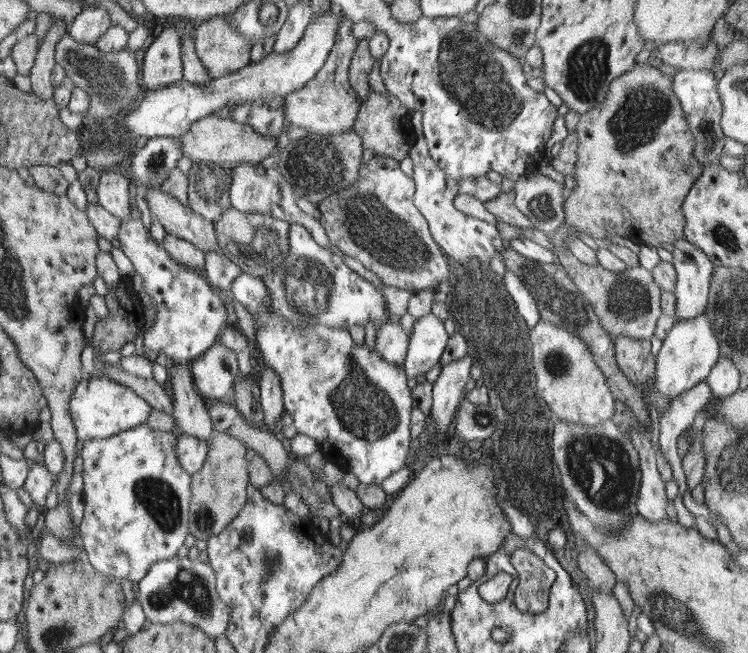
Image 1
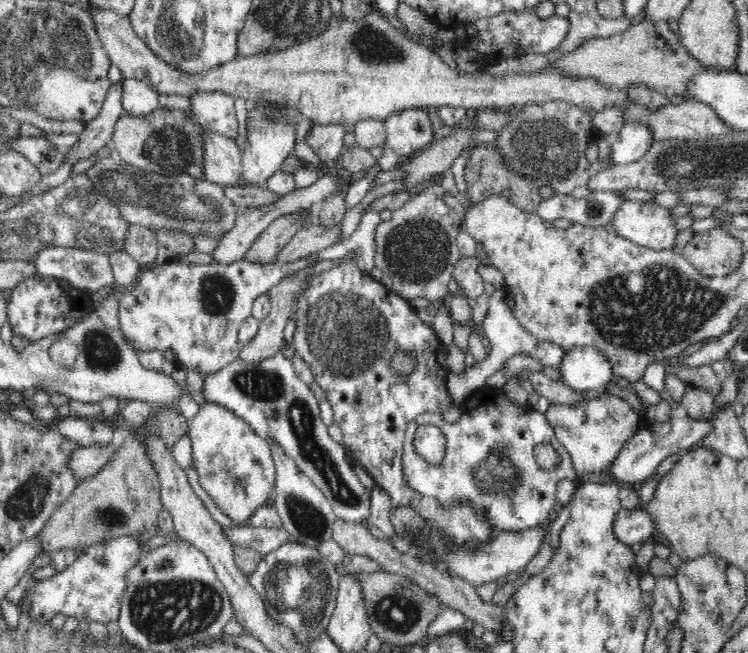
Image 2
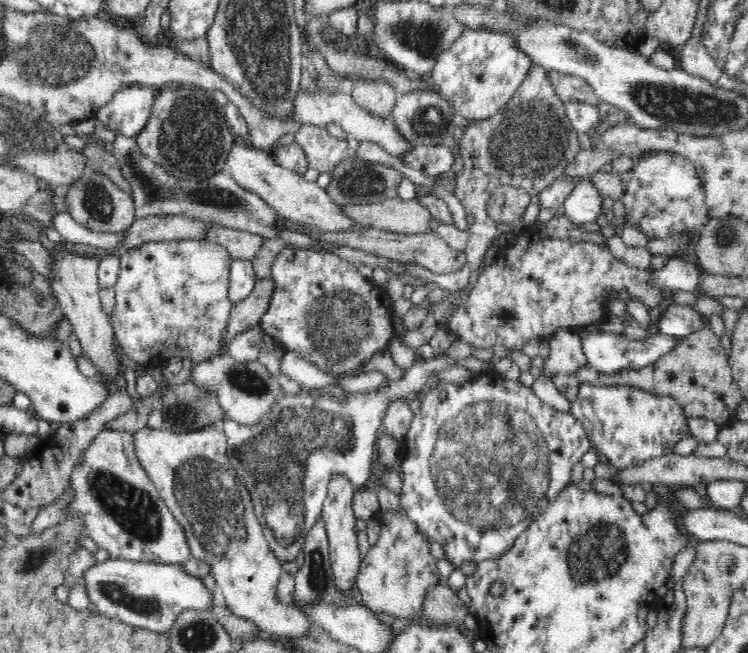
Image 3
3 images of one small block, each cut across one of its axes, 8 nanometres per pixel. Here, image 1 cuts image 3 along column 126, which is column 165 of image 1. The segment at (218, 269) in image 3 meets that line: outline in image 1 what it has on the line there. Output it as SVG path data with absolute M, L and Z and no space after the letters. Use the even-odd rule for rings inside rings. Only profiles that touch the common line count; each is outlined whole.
M141 219L124 220L117 239L121 249L135 268L135 274L141 278L143 292L152 298L156 308L156 322L151 330L144 332L144 350L152 350L166 355L172 363L190 364L212 348L220 336L222 326L228 320L228 310L220 294L208 286L206 276L200 276L198 270L180 264L152 236Z

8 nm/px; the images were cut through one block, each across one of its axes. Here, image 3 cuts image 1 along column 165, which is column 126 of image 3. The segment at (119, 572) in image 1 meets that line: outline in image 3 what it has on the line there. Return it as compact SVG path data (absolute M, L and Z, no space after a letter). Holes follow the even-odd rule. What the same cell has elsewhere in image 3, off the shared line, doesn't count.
M104 430L92 440L92 444L88 445L81 452L81 461L76 465L70 473L70 490L74 492L74 500L64 508L64 514L72 514L81 518L83 522L83 534L92 538L96 542L97 548L104 548L106 552L110 552L110 558L120 558L129 561L136 561L137 563L160 563L160 564L178 564L182 565L188 559L192 558L190 554L190 547L187 546L186 535L183 528L179 526L179 522L174 518L174 515L169 511L164 499L159 495L159 492L154 488L153 482L146 474L145 468L141 465L141 460L138 459L136 451L136 438L132 433L118 430Z

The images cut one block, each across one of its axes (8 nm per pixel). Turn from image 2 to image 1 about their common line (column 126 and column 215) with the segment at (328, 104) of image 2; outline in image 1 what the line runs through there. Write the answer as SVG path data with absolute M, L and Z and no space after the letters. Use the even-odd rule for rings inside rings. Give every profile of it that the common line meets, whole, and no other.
M225 15L209 18L196 29L195 53L208 76L217 79L247 67L253 44L225 20Z

